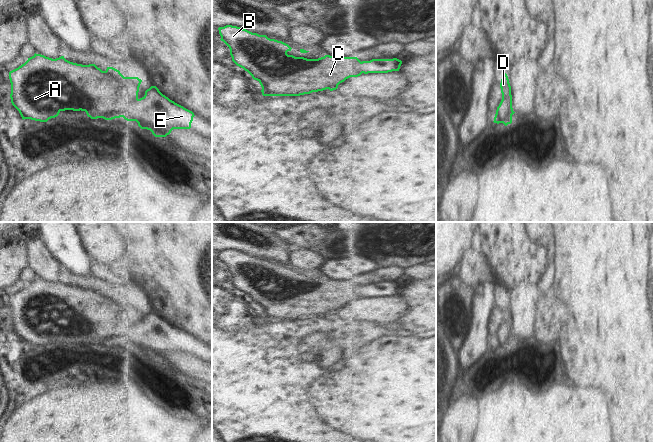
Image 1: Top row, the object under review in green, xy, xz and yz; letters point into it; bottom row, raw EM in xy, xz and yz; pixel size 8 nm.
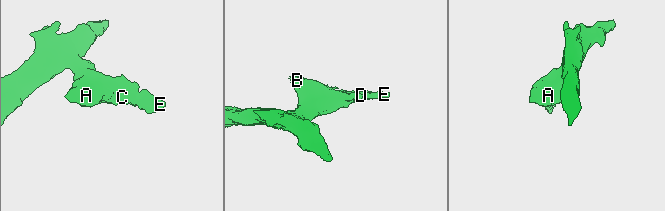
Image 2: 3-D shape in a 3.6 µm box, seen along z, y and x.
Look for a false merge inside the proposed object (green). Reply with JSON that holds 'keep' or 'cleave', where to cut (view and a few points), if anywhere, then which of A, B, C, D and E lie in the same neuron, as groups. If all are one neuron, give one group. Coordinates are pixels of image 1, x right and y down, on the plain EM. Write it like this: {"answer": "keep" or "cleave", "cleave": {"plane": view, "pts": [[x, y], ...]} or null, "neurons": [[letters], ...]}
{"answer": "keep", "cleave": null, "neurons": [["A", "B", "C", "D", "E"]]}

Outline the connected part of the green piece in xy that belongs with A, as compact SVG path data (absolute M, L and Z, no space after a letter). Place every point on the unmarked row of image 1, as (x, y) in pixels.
M41 278L32 281L9 296L11 327L22 343L47 346L61 335L85 335L91 343L112 344L123 341L136 345L141 353L147 353L155 361L166 361L173 353L190 353L194 337L163 319L156 310L138 322L142 306L138 301L124 301L119 294L107 291L102 295L95 288L82 289L61 280L56 283Z

